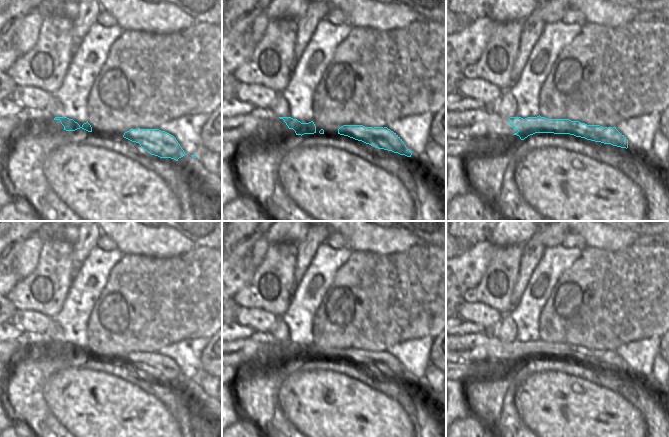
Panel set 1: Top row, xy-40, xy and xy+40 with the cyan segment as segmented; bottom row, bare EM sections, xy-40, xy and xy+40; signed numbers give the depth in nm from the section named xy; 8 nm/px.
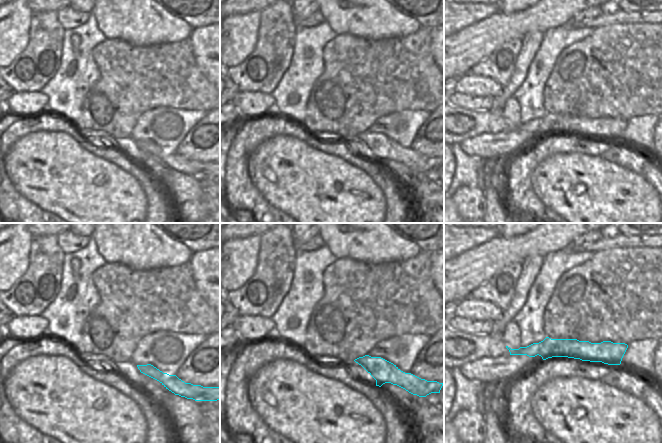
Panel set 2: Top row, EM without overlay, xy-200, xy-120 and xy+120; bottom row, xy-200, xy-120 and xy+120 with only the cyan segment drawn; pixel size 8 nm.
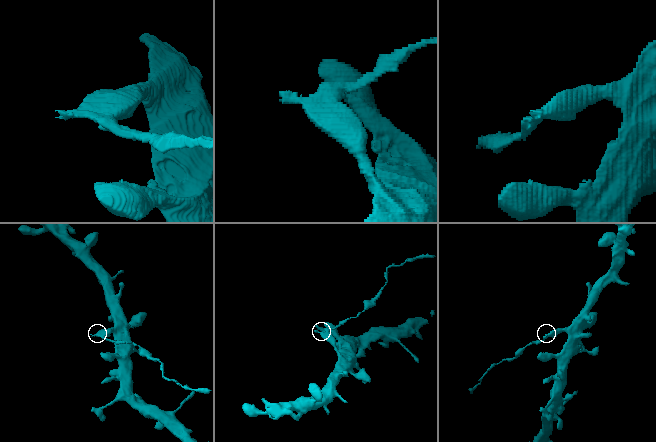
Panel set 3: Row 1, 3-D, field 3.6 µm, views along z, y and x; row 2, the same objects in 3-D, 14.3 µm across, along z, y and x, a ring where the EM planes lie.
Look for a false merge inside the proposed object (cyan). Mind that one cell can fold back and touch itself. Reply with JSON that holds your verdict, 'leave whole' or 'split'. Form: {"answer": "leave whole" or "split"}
{"answer": "split"}

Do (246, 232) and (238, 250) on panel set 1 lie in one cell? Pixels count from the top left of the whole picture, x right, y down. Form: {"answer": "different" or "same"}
{"answer": "same"}

